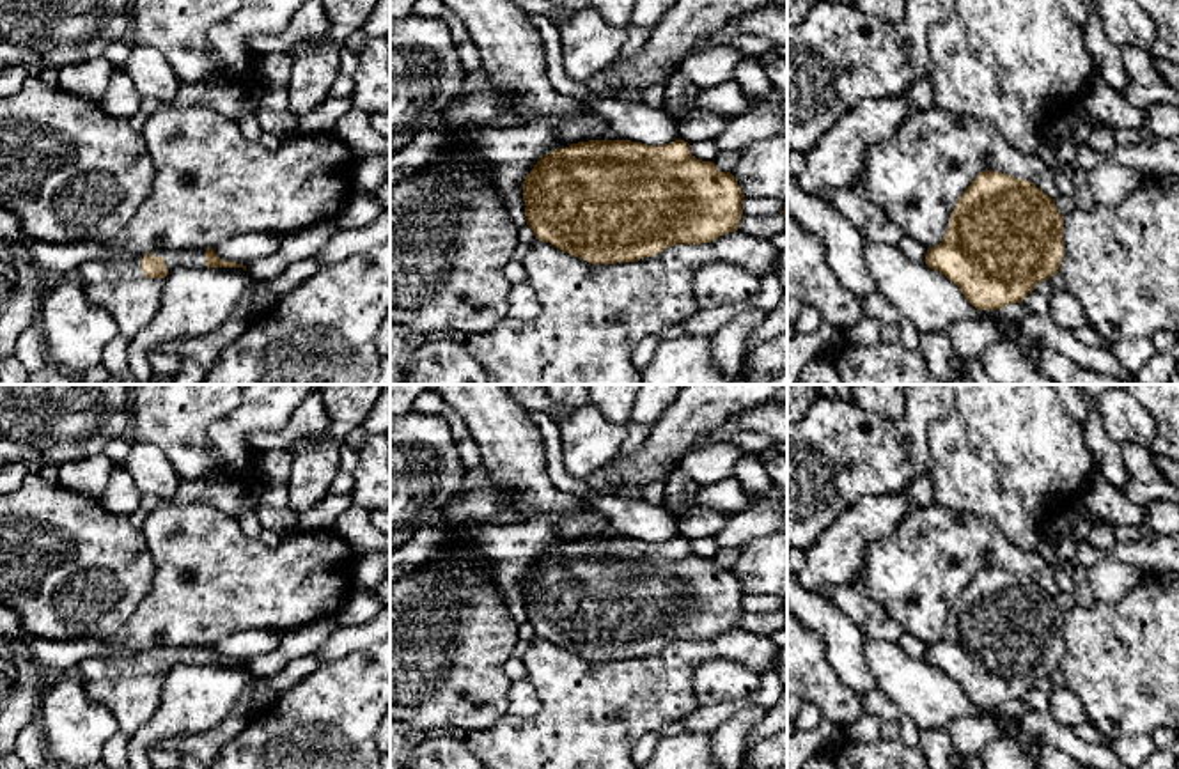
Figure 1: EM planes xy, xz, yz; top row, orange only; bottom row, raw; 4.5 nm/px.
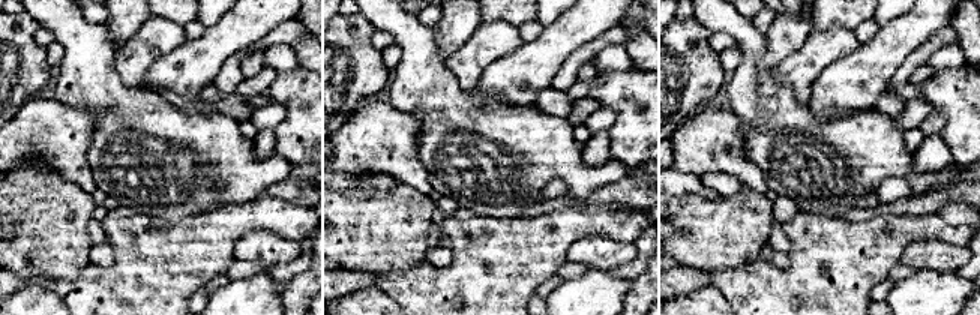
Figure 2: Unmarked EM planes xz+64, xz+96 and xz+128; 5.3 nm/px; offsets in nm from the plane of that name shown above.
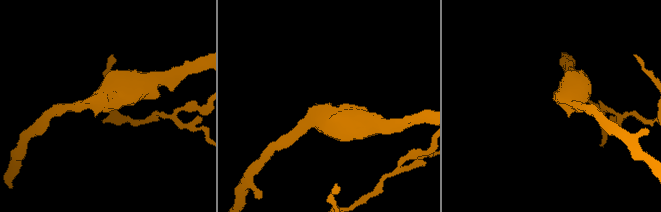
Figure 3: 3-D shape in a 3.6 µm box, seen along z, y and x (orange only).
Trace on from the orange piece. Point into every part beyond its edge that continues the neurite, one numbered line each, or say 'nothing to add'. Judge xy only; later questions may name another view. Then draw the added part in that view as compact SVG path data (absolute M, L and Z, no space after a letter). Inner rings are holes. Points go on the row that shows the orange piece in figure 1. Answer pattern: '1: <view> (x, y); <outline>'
1: xy (183, 257); M158 248L152 253L154 257L163 257L165 259L165 268L170 271L177 268L193 268L193 269L202 269L206 268L206 248L202 250L190 250L190 248Z

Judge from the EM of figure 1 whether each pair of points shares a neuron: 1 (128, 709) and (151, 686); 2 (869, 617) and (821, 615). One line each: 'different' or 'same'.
1: same
2: different

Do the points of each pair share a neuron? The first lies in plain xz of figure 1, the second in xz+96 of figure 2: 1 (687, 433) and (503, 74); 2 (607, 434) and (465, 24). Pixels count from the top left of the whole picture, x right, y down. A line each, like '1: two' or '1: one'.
1: one
2: two

